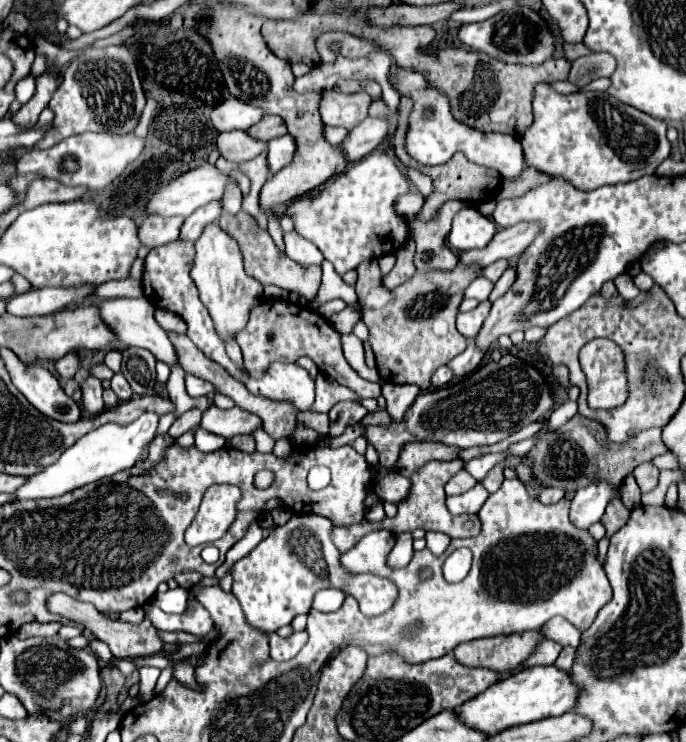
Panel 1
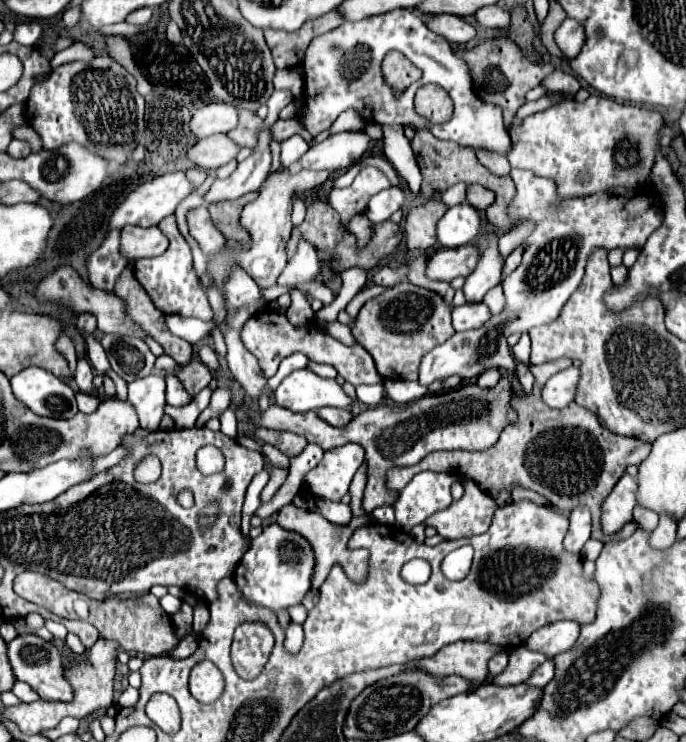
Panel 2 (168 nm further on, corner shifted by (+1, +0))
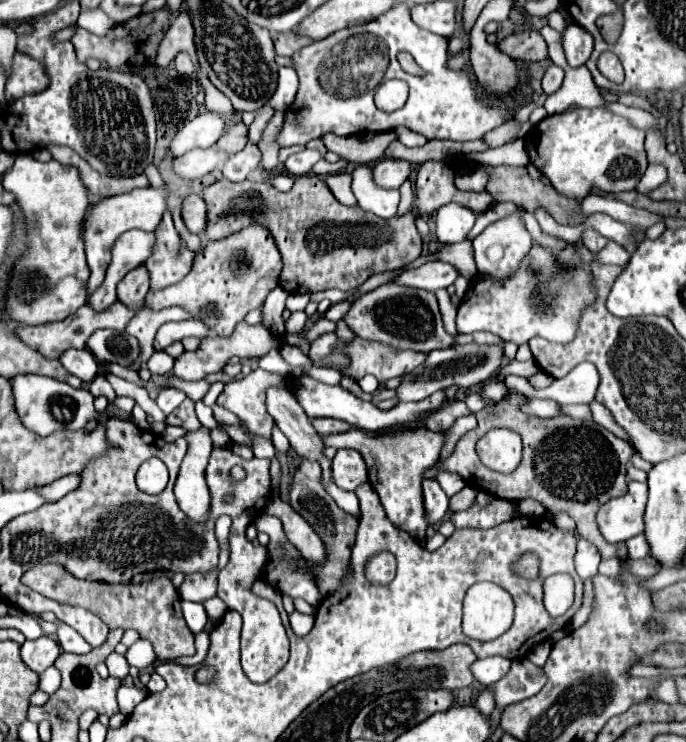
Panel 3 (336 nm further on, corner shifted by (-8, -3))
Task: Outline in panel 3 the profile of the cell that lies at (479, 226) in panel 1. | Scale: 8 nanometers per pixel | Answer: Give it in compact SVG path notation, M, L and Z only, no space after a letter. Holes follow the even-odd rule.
M446 203L444 207L440 207L436 211L436 239L442 245L452 245L452 243L460 243L466 239L468 231L474 227L476 221L476 213L460 207L458 203Z

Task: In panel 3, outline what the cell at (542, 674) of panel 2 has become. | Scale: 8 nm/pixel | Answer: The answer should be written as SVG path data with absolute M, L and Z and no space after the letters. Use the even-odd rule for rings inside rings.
M516 659L512 661L510 671L486 689L492 689L496 709L504 709L506 705L536 695L536 691L544 687L544 677L546 675L540 673L540 667L536 667L528 659Z

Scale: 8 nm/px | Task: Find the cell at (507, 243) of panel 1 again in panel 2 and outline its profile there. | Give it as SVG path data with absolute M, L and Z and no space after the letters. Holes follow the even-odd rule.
M475 244L459 248L441 248L435 252L427 266L427 276L433 280L453 280L457 276L469 276L481 258L481 250Z

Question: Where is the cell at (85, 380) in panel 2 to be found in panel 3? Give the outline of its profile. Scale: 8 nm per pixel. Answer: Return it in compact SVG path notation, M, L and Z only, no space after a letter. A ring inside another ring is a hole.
M86 347L84 349L68 349L68 351L64 351L64 355L60 355L58 361L62 363L62 367L68 373L76 375L84 383L90 383L98 373L98 361Z

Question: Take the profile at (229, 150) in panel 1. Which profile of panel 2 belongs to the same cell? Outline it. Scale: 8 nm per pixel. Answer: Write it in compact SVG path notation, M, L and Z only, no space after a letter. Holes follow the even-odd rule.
M219 134L199 140L193 148L187 150L187 158L205 170L217 170L229 160L235 160L239 150L241 146L235 144L227 134Z

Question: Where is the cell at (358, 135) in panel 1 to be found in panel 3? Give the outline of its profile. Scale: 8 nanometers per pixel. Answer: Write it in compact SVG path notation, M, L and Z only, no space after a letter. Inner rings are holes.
M304 149L304 151L298 151L298 153L290 155L290 157L286 159L286 163L284 163L284 169L286 169L290 175L294 175L294 177L308 175L310 169L312 169L312 165L314 165L316 161L320 161L320 159L322 159L322 157L320 157L318 151L314 151L314 149Z

